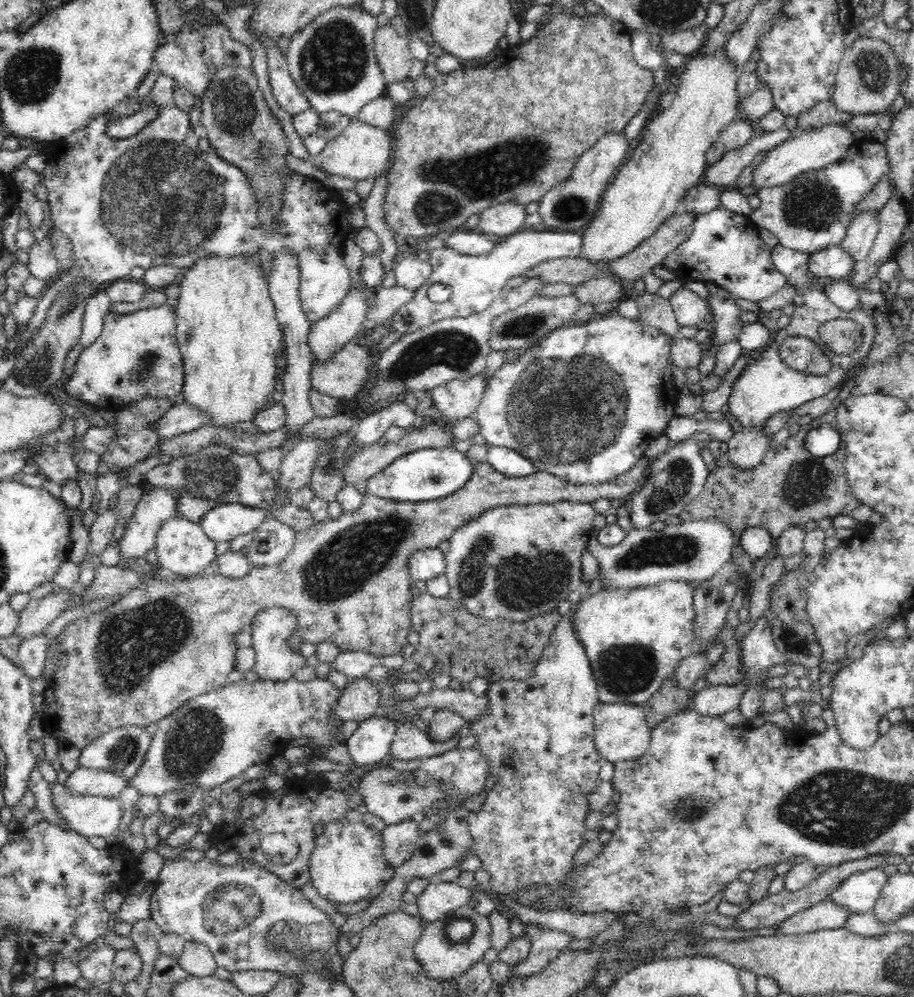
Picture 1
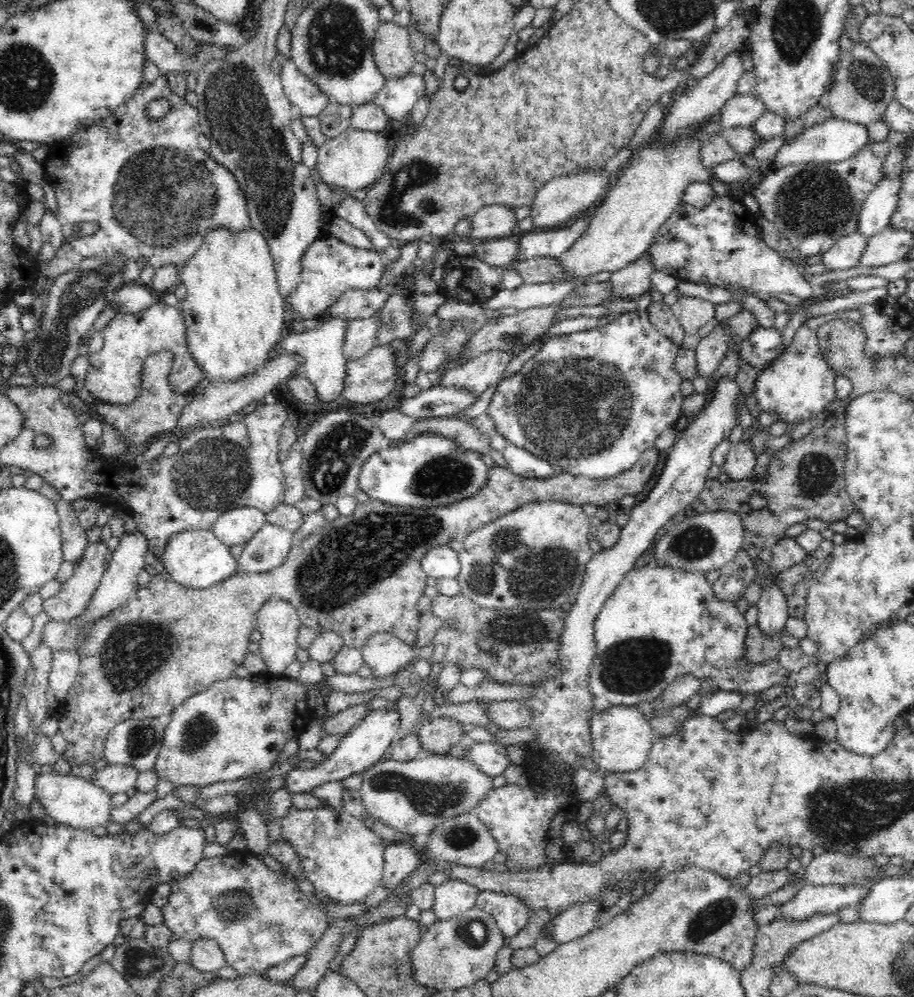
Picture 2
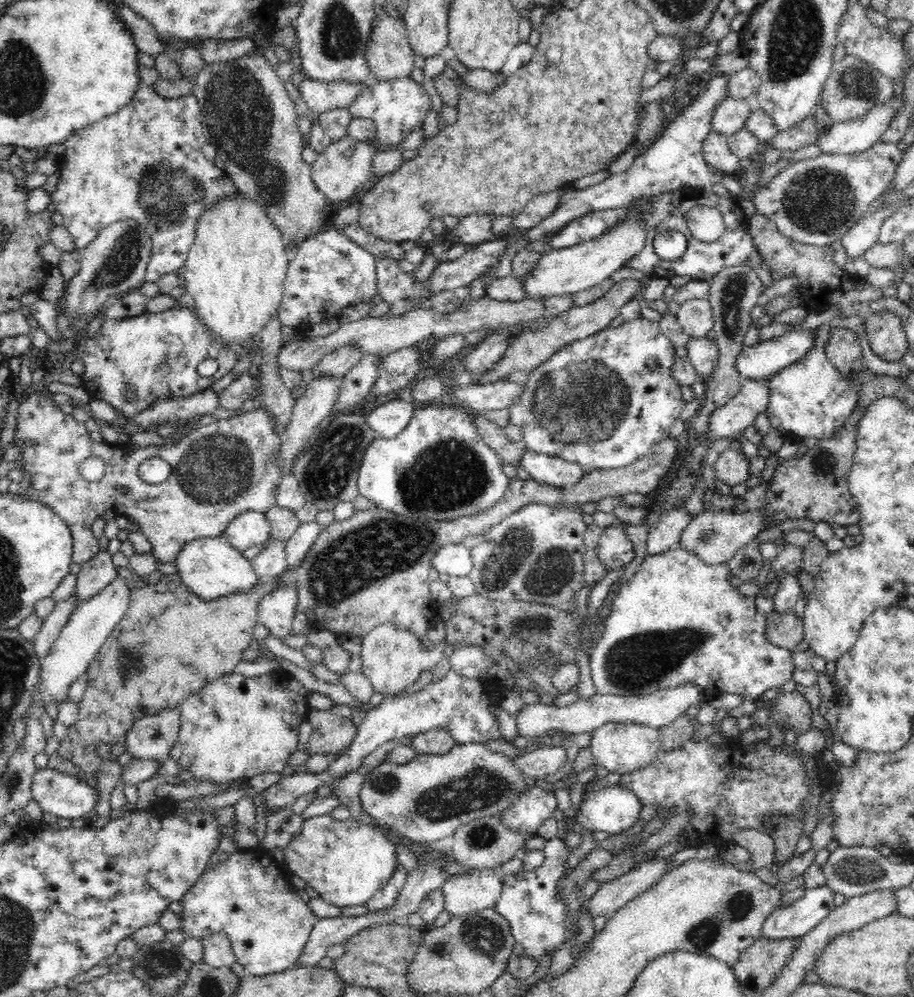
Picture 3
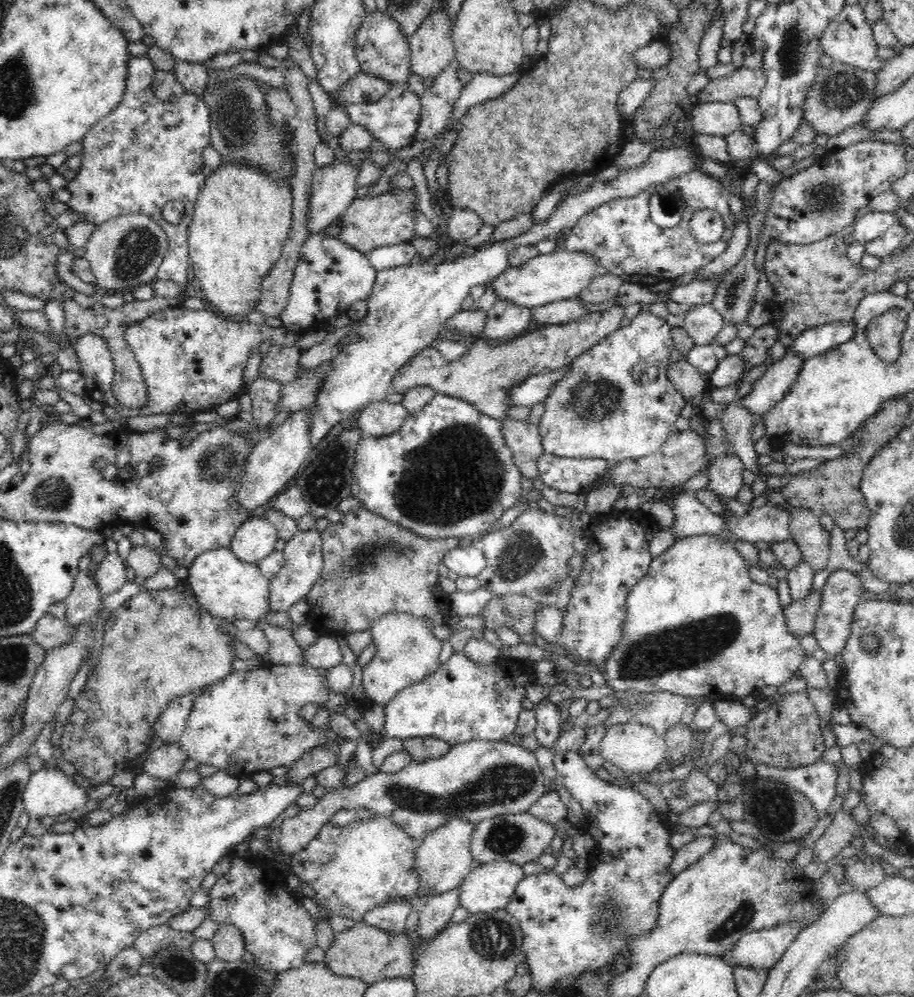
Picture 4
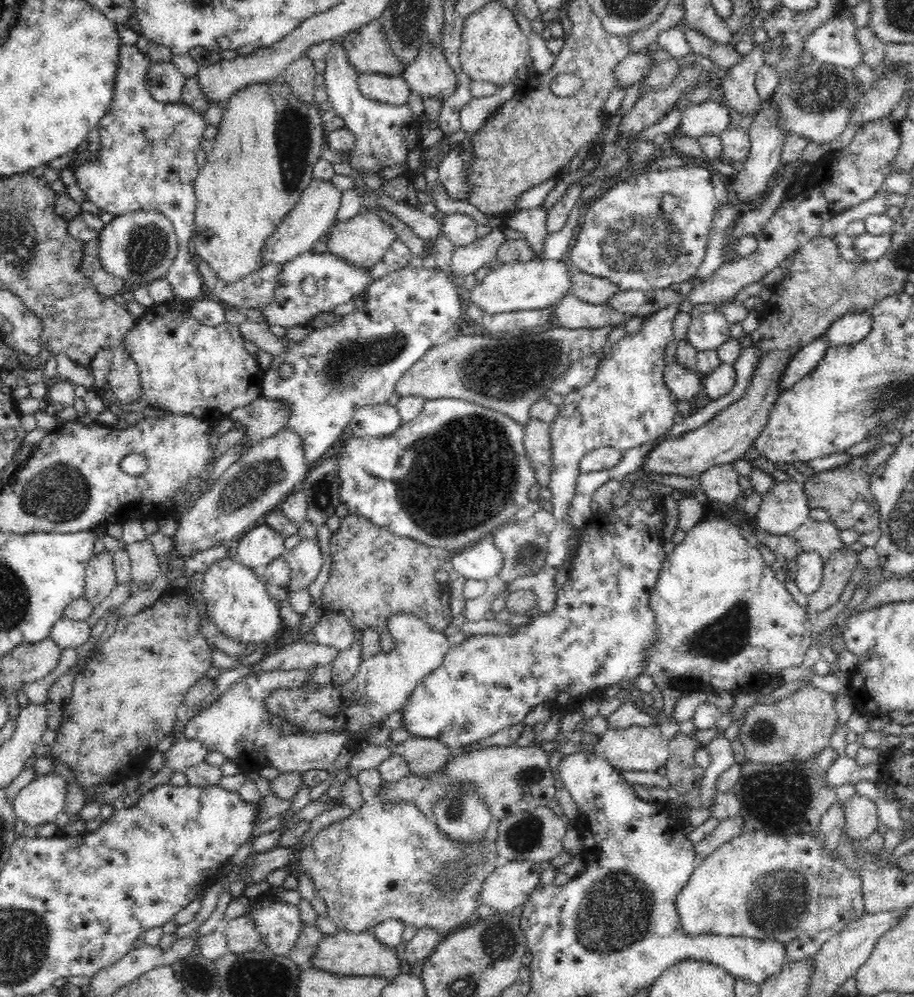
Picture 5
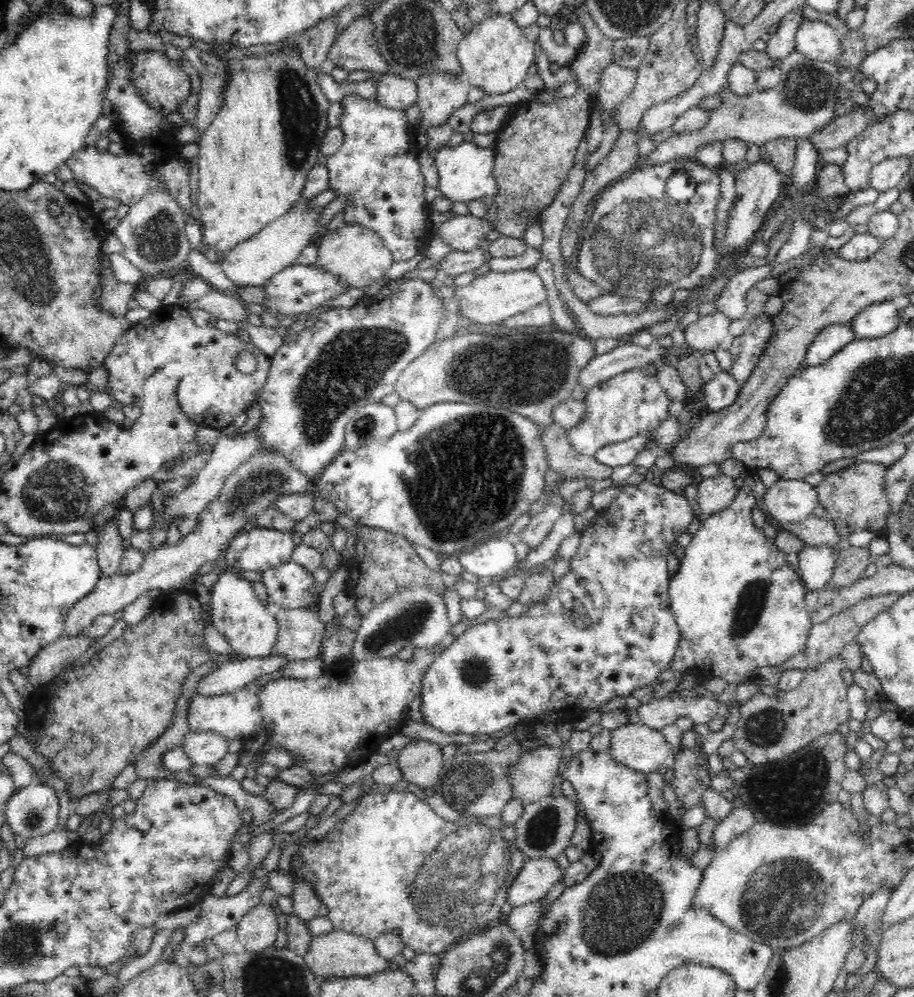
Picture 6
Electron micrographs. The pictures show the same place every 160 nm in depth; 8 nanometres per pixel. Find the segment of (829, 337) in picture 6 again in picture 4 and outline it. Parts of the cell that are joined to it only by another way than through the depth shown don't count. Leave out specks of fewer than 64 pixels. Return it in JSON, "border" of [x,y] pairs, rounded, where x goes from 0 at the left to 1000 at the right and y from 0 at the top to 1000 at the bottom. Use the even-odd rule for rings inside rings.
{"border":[[[860,354],[857,360],[835,371],[835,376],[825,383],[823,393],[814,397],[810,405],[828,418],[838,415],[845,407],[858,400],[881,361],[872,355]]]}

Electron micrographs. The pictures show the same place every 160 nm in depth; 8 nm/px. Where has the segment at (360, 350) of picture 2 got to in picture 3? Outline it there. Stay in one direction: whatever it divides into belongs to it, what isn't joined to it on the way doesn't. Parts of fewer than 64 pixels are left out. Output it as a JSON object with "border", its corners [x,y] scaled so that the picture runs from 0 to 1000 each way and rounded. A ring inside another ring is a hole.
{"border":[[[376,346],[358,355],[340,371],[344,378],[363,376],[374,379],[383,369],[387,369],[394,363],[397,356],[389,346]]]}

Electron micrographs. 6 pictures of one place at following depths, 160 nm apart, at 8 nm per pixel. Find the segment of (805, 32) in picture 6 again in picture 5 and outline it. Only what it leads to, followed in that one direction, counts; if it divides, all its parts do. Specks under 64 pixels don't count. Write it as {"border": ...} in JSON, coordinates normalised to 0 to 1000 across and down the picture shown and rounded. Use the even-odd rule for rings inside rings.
{"border":[[[928,8],[918,14],[915,14],[907,21],[904,21],[899,26],[891,28],[888,34],[882,38],[881,52],[887,54],[892,61],[902,64],[909,64],[923,68],[937,68],[945,63],[943,59],[943,50],[941,43],[937,37],[939,25],[934,23],[934,17]]]}

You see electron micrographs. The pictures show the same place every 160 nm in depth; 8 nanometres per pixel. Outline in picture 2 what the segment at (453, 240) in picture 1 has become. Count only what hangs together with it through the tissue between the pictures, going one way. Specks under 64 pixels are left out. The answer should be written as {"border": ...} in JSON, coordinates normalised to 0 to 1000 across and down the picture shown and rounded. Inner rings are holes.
{"border":[[[563,237],[534,242],[520,241],[516,244],[521,252],[520,258],[537,267],[549,268],[549,271],[560,267],[560,263],[567,261],[567,255],[569,255],[569,246],[565,243]]]}

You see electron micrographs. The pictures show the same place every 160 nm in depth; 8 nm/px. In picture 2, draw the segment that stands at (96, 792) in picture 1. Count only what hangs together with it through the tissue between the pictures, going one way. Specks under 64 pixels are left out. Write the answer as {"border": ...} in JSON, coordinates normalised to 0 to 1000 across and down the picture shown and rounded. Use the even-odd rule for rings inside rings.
{"border":[[[135,766],[116,767],[112,772],[100,778],[100,783],[113,790],[119,797],[130,794],[143,795],[148,792],[147,785],[152,773],[144,768]]]}

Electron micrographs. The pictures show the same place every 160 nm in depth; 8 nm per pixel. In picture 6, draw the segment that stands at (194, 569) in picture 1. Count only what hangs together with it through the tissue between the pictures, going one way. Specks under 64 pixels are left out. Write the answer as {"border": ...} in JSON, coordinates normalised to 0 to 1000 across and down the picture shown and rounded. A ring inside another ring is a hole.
{"border":[[[248,570],[240,576],[231,597],[231,624],[253,646],[255,659],[291,660],[302,655],[301,646],[305,634],[303,621],[293,616],[291,607],[283,602],[271,581],[261,573]]]}

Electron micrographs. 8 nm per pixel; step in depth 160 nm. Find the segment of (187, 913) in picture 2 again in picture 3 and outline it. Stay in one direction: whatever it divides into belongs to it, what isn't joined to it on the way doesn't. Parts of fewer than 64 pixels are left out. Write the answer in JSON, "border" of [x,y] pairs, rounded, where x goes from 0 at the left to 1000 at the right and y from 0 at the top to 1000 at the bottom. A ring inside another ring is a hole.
{"border":[[[287,849],[260,853],[251,858],[251,862],[239,864],[234,871],[228,869],[196,904],[199,907],[199,915],[196,916],[198,934],[202,939],[222,942],[236,935],[246,935],[253,943],[259,965],[267,969],[268,976],[278,979],[296,978],[322,971],[348,922],[337,905],[333,905],[324,896],[310,868],[302,866],[294,853]]]}

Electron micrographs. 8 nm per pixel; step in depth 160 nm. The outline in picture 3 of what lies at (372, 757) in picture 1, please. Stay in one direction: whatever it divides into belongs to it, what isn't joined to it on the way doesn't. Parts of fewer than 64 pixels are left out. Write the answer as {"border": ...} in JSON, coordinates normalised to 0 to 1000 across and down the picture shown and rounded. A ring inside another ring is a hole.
{"border":[[[492,672],[488,679],[475,685],[467,686],[461,693],[450,697],[438,695],[421,700],[418,706],[405,711],[400,720],[391,726],[391,736],[387,744],[352,773],[341,775],[333,773],[309,779],[304,784],[287,794],[286,798],[292,807],[291,815],[305,813],[317,809],[321,804],[348,790],[359,788],[361,784],[379,778],[383,774],[396,770],[396,762],[407,756],[414,748],[431,741],[454,739],[457,736],[484,730],[490,734],[499,746],[527,745],[534,742],[554,742],[547,735],[544,723],[538,718],[544,708],[547,708],[548,694],[553,692],[535,679],[508,680]]]}

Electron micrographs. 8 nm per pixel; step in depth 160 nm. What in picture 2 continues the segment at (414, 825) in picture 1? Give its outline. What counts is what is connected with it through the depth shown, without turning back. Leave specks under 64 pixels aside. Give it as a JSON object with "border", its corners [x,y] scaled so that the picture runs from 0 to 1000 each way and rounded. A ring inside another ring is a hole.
{"border":[[[442,844],[423,846],[420,863],[421,869],[417,887],[425,892],[425,895],[446,881],[460,867],[455,852]]]}

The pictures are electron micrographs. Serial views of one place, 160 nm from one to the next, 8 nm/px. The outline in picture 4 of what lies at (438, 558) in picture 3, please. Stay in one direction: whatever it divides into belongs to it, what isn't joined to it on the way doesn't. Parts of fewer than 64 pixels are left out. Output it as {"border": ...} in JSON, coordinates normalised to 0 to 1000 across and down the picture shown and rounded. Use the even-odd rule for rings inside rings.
{"border":[[[507,545],[490,553],[485,560],[490,572],[502,578],[523,578],[532,570],[530,553],[524,545]]]}

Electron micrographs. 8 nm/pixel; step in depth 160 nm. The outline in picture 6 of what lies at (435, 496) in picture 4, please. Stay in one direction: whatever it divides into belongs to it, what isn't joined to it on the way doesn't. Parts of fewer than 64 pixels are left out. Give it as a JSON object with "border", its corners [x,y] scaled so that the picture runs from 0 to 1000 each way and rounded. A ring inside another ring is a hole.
{"border":[[[482,403],[472,405],[458,411],[457,421],[443,432],[433,432],[426,440],[400,441],[391,450],[379,450],[361,464],[345,481],[345,486],[351,496],[359,499],[368,507],[371,516],[383,518],[392,527],[418,531],[429,536],[438,536],[444,542],[455,547],[472,550],[484,559],[498,559],[501,552],[515,553],[525,545],[554,536],[554,533],[562,526],[562,523],[571,516],[580,512],[580,507],[595,496],[595,475],[600,471],[600,462],[596,449],[592,444],[594,428],[553,409],[538,409],[528,405],[514,405],[502,403]]]}

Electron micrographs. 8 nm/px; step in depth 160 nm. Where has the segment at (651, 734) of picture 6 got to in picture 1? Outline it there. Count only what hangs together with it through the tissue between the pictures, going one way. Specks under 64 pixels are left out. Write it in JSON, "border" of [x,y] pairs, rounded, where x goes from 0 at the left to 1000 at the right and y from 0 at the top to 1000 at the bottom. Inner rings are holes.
{"border":[[[659,705],[651,708],[651,747],[654,754],[671,766],[702,758],[712,744],[713,731],[705,708],[697,706]]]}

